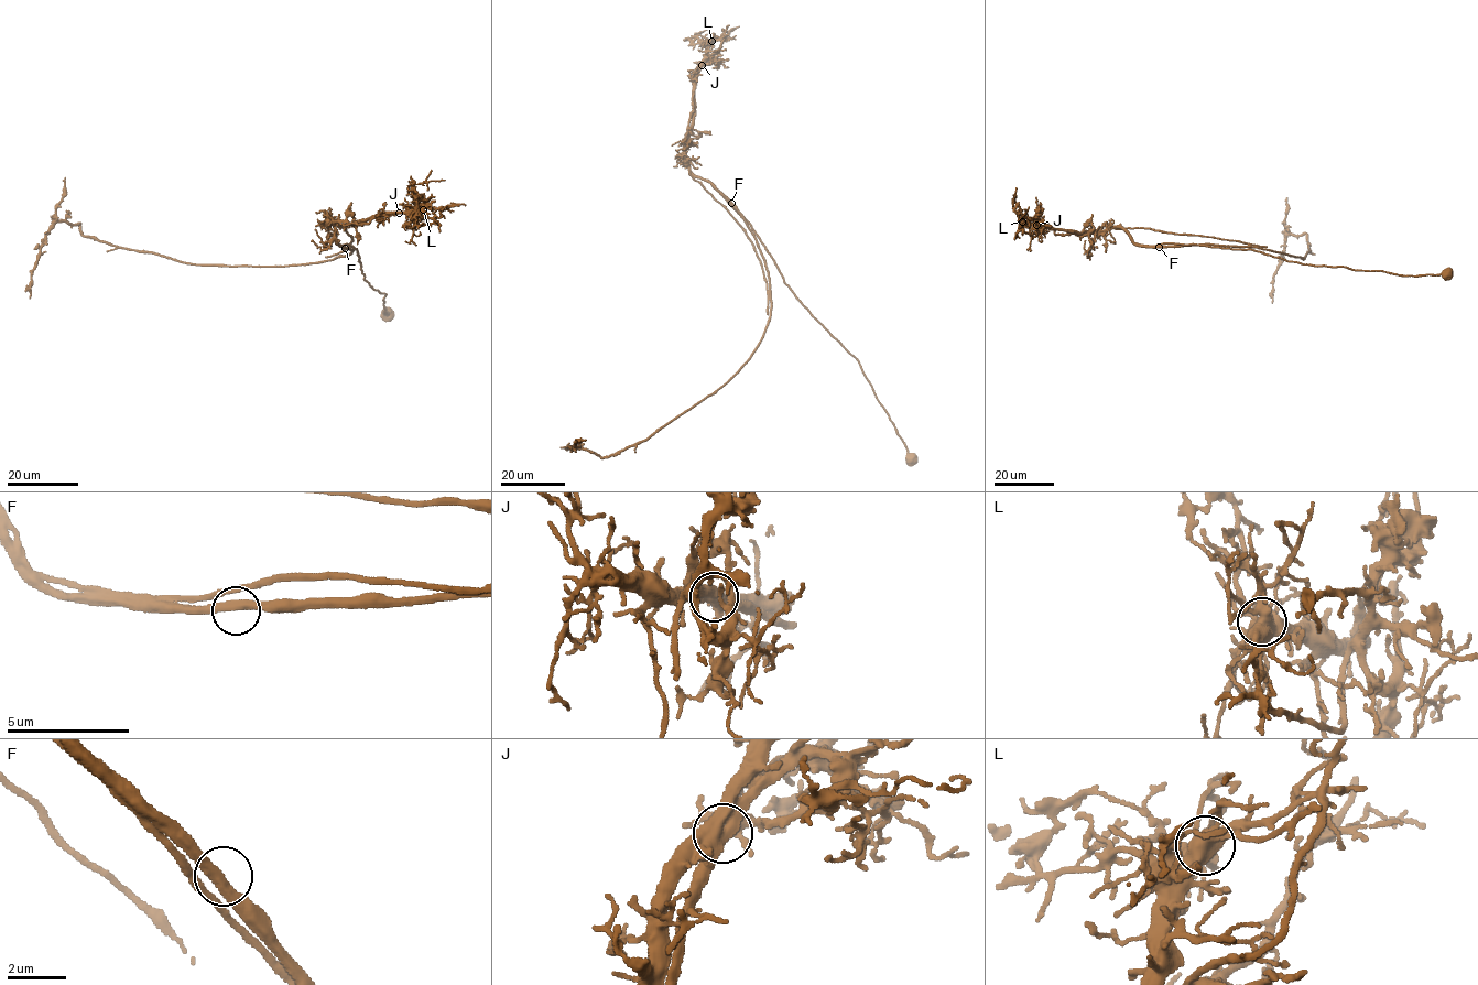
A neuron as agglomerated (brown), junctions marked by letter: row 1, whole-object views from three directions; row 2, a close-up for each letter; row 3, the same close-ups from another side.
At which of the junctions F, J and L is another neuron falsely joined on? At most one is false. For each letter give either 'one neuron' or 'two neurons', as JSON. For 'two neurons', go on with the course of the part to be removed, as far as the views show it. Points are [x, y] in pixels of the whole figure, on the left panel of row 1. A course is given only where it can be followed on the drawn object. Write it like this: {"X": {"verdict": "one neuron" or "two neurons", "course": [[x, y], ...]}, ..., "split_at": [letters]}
{"F": {"verdict": "one neuron"}, "J": {"verdict": "two neurons", "course": [[398, 213], [360, 225], [345, 225], [329, 218], [326, 220], [340, 224], [352, 239], [344, 250], [325, 257]]}, "L": {"verdict": "one neuron"}, "split_at": ["J"]}

